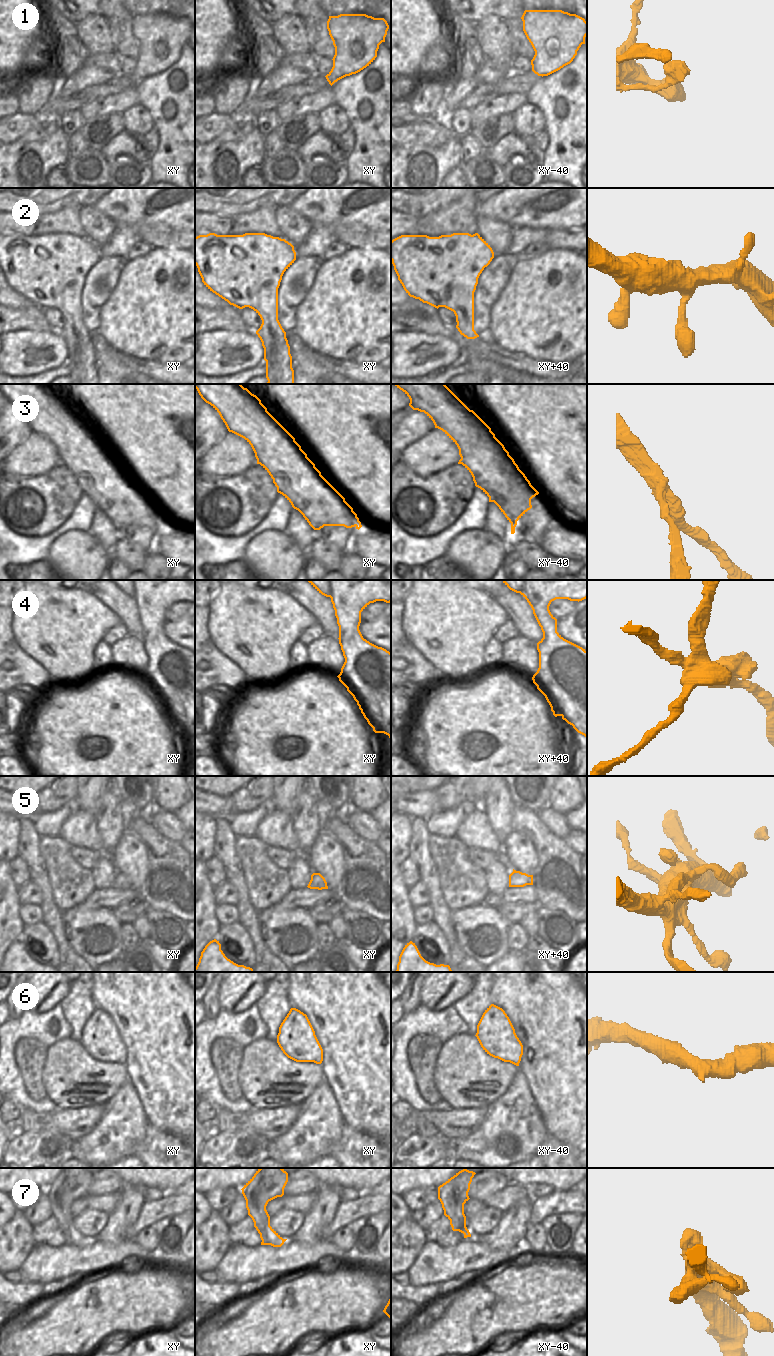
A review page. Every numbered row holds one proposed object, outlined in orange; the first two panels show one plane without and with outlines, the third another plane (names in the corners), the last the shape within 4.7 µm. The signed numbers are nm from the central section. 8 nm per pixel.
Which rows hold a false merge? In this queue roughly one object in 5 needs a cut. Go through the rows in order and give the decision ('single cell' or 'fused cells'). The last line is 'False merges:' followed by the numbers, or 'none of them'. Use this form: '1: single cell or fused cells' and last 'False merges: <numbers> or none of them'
1: single cell
2: single cell
3: fused cells
4: fused cells
5: single cell
6: single cell
7: single cell
False merges: 3, 4

